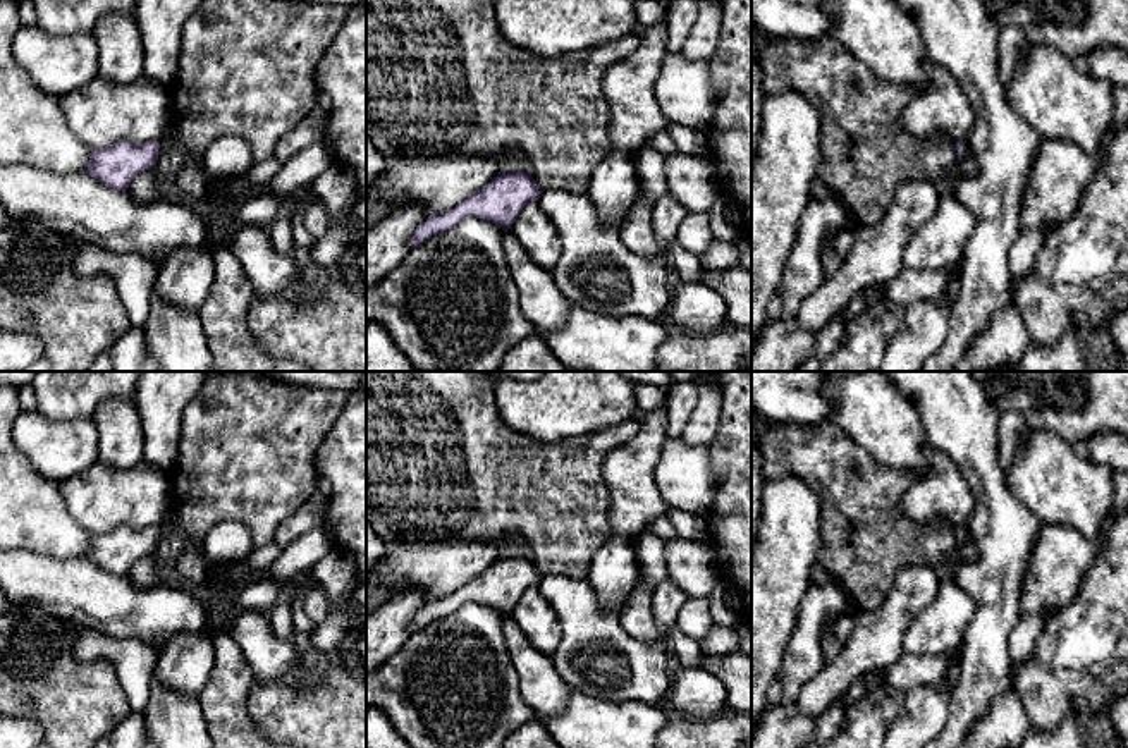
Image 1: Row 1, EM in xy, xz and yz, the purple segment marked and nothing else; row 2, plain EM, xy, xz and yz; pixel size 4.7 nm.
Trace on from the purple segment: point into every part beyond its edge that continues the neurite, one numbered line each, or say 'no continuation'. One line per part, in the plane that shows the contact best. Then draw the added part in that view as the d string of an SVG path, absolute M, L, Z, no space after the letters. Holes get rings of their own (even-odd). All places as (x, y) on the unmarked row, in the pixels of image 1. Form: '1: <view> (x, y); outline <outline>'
no continuation

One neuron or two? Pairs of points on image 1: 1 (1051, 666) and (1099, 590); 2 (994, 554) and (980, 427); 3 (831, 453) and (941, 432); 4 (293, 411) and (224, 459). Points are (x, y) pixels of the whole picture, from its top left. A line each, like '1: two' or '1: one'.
1: one
2: one
3: two
4: one

